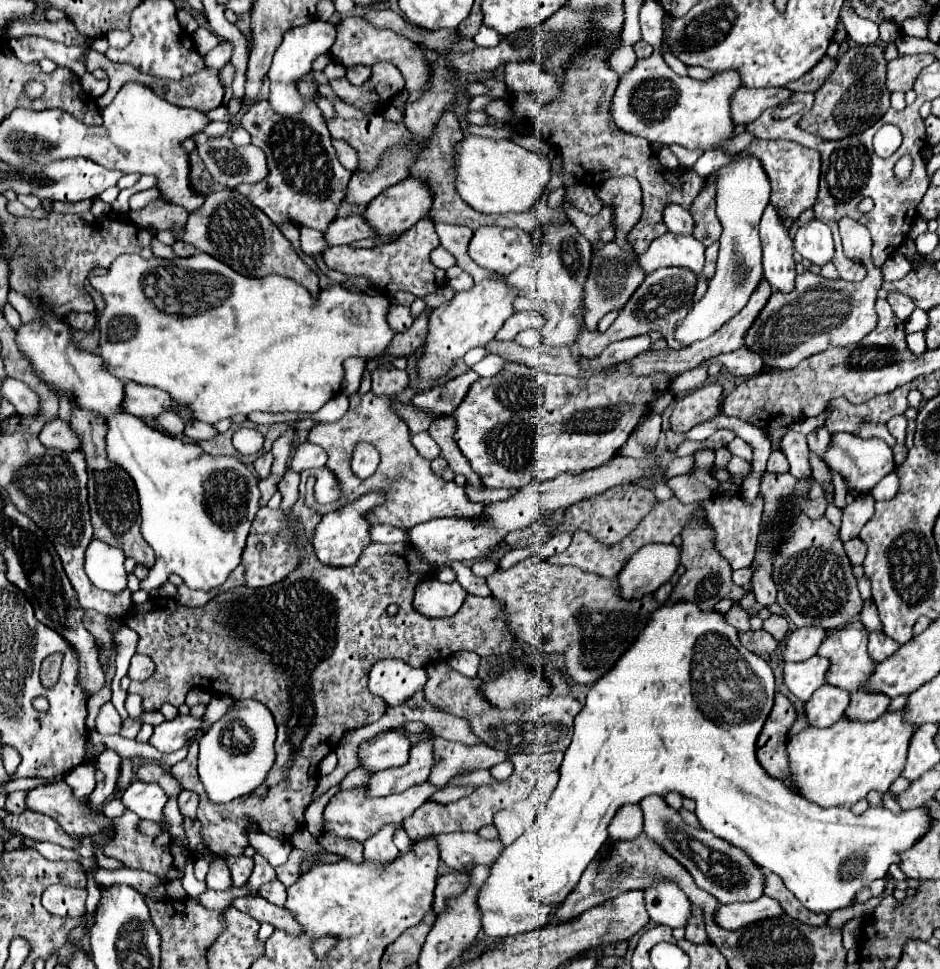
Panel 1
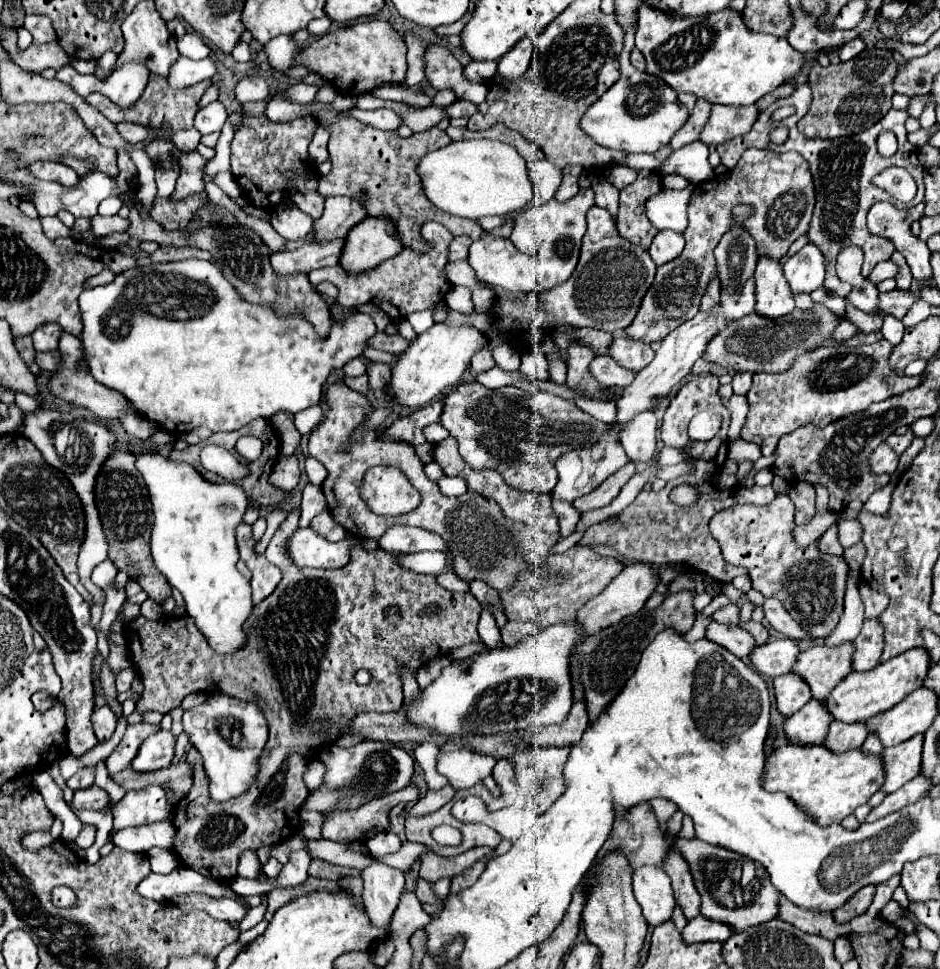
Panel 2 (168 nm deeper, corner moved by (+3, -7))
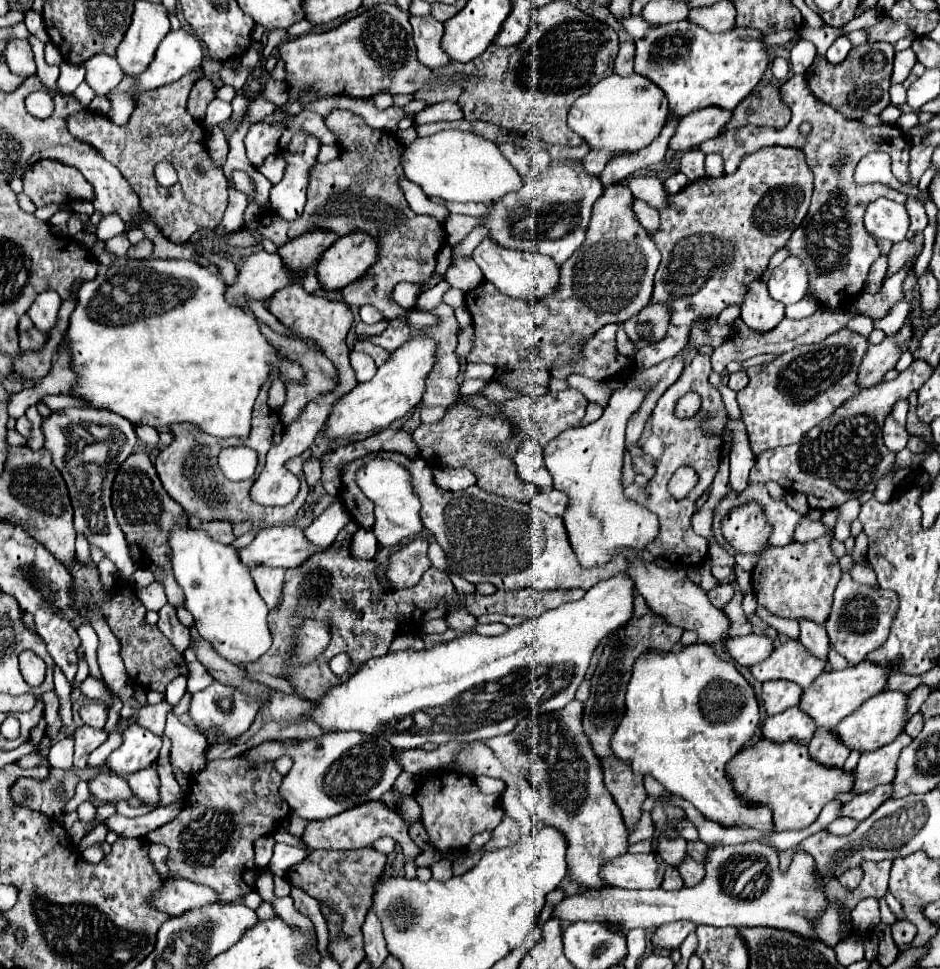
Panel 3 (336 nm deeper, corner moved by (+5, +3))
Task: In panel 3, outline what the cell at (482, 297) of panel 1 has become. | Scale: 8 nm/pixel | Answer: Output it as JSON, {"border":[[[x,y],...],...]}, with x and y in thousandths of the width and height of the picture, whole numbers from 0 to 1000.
{"border":[[[450,343],[435,349],[429,357],[424,357],[414,372],[403,378],[401,386],[393,394],[380,396],[371,407],[367,407],[352,423],[348,431],[348,448],[352,456],[363,456],[376,448],[397,448],[401,444],[412,442],[418,433],[431,429],[439,423],[452,402],[452,392],[463,378],[465,372],[465,353],[459,345]]]}

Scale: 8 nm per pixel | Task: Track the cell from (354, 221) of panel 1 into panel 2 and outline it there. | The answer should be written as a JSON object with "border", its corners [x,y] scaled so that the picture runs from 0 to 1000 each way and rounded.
{"border":[[[365,248],[359,252],[333,252],[324,250],[316,258],[303,258],[303,260],[290,260],[288,262],[288,275],[290,281],[299,287],[312,285],[312,283],[329,283],[331,279],[356,275],[361,270],[365,258]]]}

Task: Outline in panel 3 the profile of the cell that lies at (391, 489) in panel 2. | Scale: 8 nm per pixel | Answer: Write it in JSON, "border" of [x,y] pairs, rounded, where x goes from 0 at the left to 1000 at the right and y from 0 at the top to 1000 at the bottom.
{"border":[[[397,473],[393,479],[382,483],[380,487],[380,502],[399,520],[399,541],[395,549],[399,551],[405,563],[422,563],[435,555],[448,553],[452,547],[448,533],[446,533],[448,518],[439,506],[437,495],[439,493],[435,485],[429,479],[414,475],[414,473]]]}

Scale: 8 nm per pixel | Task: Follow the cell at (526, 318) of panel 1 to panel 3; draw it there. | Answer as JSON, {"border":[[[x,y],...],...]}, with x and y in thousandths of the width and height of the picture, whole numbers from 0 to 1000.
{"border":[[[499,374],[497,382],[495,382],[495,390],[524,390],[527,386],[527,378],[522,376],[514,376],[514,374]]]}

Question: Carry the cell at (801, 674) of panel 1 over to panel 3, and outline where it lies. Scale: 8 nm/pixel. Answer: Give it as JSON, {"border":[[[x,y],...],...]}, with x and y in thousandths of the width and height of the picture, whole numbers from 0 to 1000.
{"border":[[[833,702],[814,704],[812,706],[814,735],[818,739],[822,739],[822,737],[829,737],[841,729],[848,729],[850,716],[854,716],[854,710],[846,708],[846,704],[833,704]]]}

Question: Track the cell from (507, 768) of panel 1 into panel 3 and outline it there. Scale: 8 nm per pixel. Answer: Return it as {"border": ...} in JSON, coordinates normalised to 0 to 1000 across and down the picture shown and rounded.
{"border":[[[507,801],[505,809],[510,811],[510,815],[514,819],[529,819],[537,815],[537,807],[531,803],[522,803],[522,801]]]}

